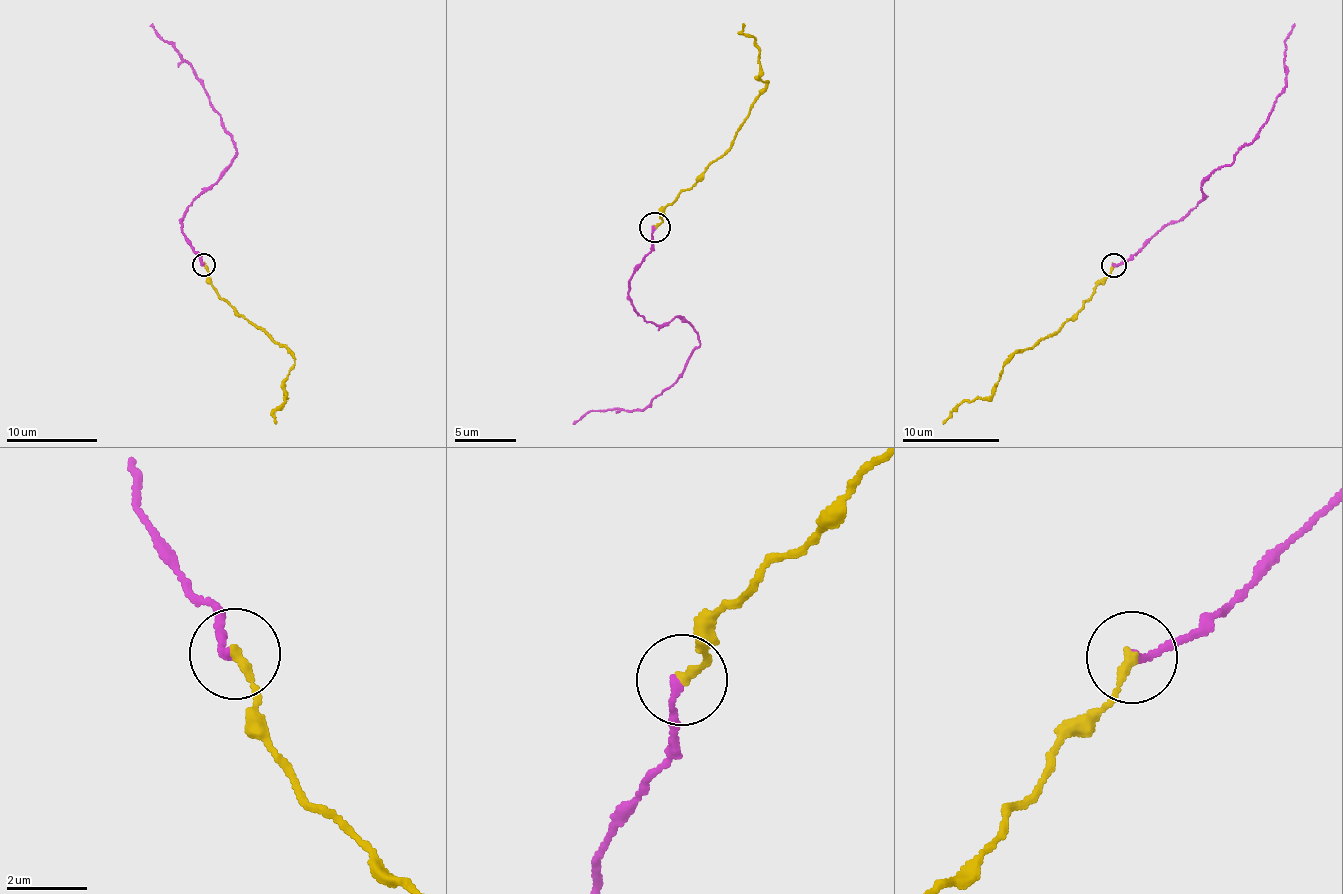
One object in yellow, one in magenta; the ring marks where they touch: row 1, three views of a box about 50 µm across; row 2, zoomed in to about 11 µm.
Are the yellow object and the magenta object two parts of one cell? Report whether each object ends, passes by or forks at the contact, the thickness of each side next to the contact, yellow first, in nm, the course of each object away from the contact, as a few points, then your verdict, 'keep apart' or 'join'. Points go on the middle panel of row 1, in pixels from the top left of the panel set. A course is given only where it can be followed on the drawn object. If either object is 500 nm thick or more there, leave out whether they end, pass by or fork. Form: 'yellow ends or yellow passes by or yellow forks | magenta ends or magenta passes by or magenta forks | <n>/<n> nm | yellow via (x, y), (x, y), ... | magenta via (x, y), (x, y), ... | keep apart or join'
yellow ends | magenta ends | 240/200 nm | yellow via (655, 226), (674, 198), (730, 147), (753, 100), (769, 84), (760, 79), (756, 42), (741, 32), (743, 25) | magenta via (655, 226), (631, 277), (631, 305), (656, 325), (681, 314), (700, 344), (642, 409), (591, 409), (575, 422) | join

